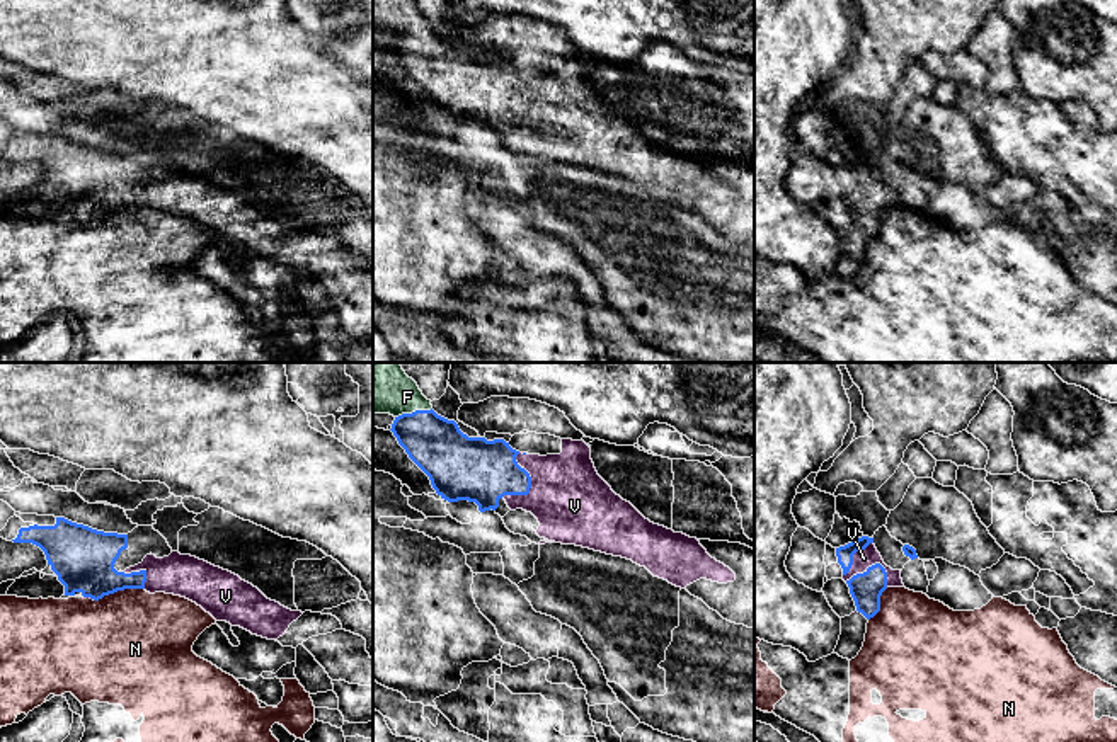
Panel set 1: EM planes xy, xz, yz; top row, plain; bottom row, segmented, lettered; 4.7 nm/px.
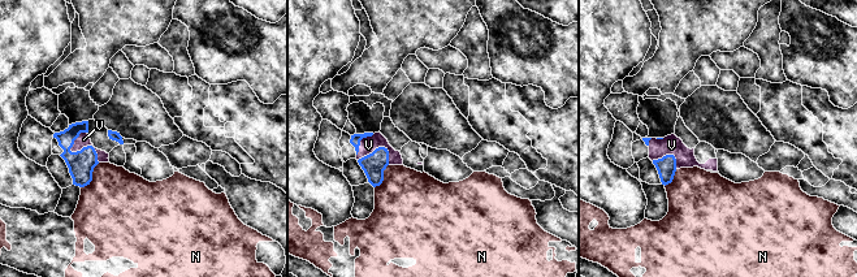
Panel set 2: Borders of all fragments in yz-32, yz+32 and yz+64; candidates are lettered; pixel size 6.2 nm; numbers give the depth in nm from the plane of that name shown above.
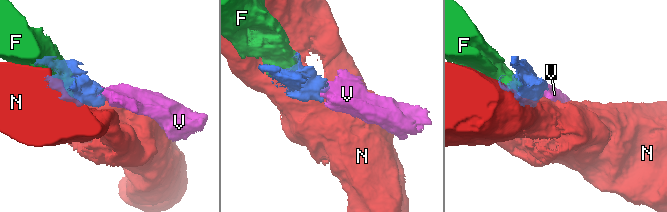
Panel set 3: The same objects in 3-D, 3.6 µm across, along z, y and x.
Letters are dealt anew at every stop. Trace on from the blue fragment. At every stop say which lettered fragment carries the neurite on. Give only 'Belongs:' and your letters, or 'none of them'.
Belongs: F, V

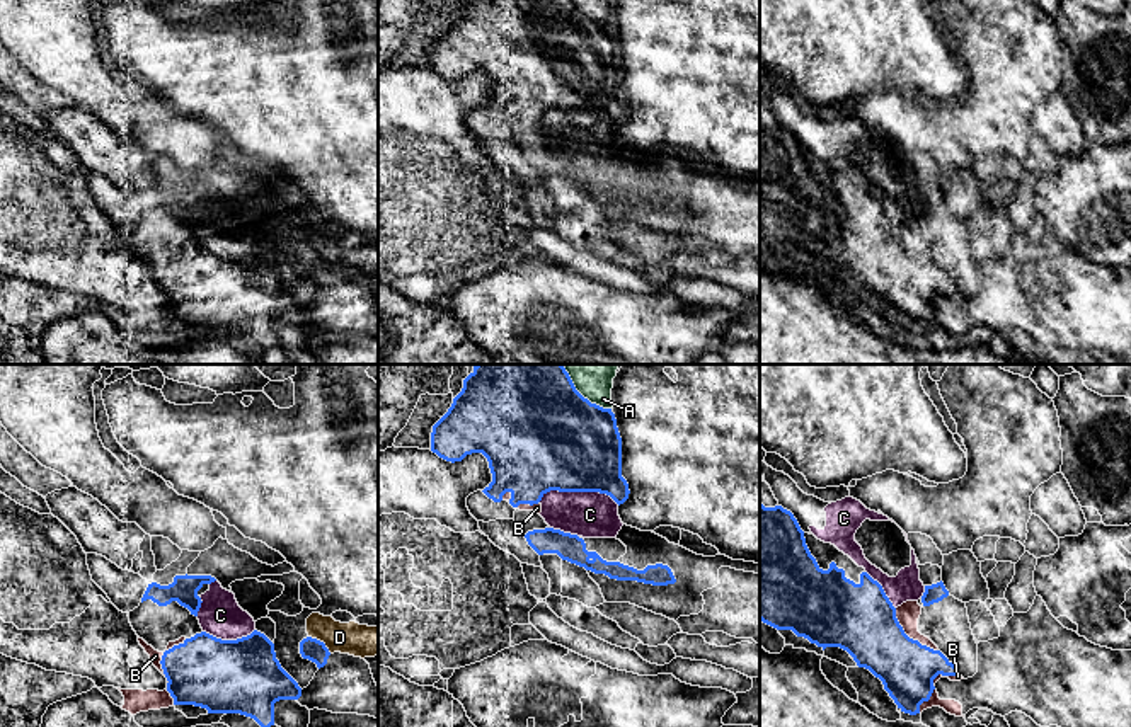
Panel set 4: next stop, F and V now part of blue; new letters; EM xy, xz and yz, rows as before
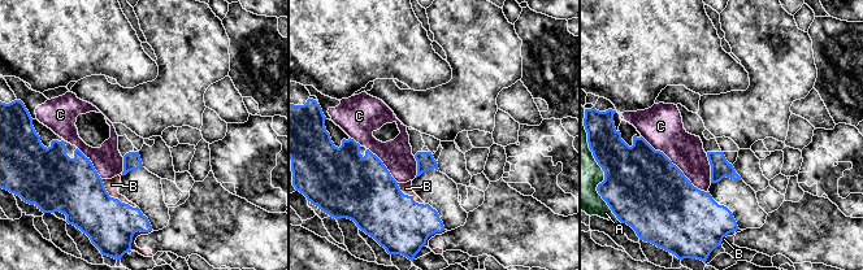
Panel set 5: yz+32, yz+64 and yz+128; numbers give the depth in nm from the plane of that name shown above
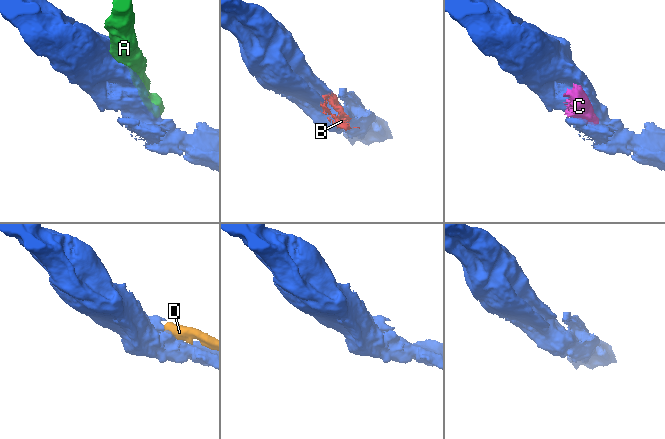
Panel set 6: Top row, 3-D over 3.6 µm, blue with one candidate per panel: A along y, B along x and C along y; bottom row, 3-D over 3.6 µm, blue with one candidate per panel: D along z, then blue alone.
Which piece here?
Belongs: B

